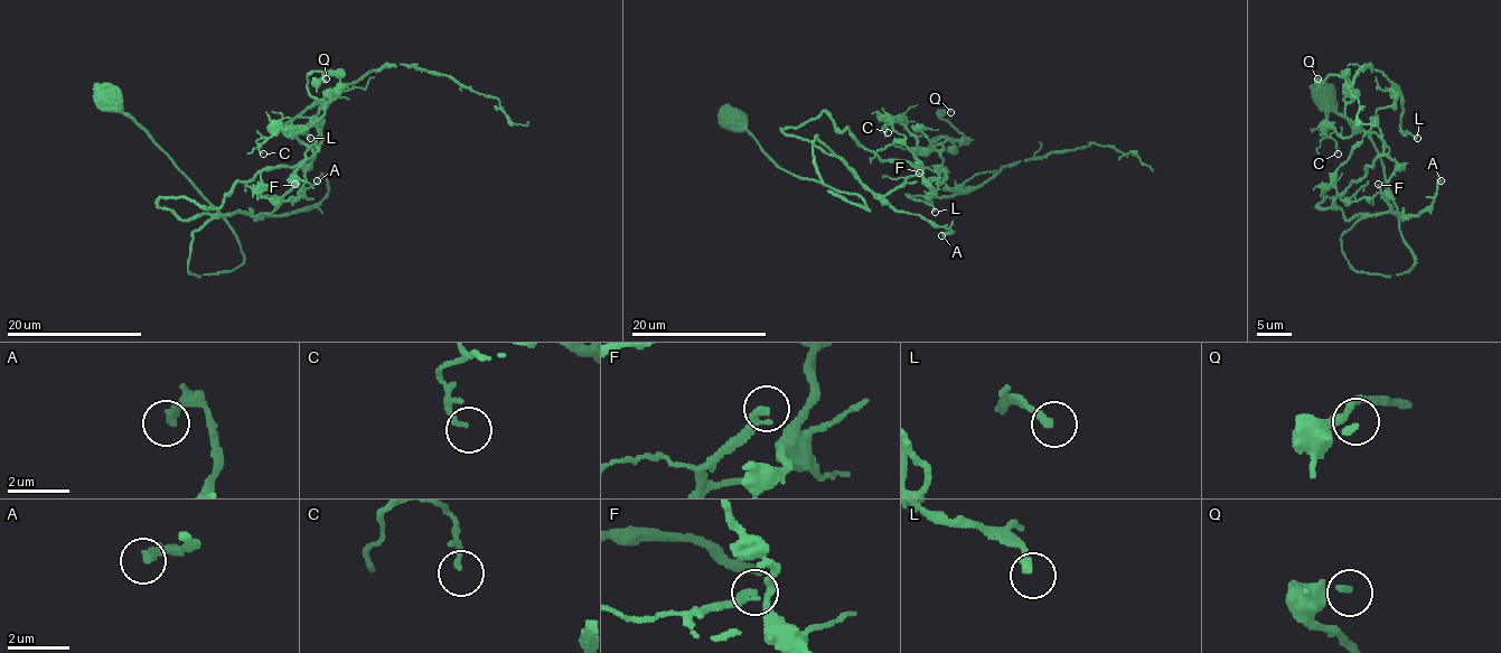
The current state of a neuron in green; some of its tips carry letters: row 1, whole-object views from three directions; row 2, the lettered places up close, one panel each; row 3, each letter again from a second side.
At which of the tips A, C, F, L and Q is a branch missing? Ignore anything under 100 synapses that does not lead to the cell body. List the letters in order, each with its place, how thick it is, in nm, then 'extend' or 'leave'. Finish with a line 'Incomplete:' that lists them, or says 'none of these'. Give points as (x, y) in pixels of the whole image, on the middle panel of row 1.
A: place (941, 235); calibre 260 nm; leave
C: place (888, 132); calibre 100 nm; leave
F: place (919, 173); calibre 170 nm; leave
L: place (935, 212); calibre 240 nm; leave
Q: place (950, 112); calibre 170 nm; leave
Incomplete: none of these

